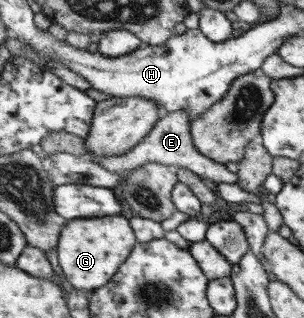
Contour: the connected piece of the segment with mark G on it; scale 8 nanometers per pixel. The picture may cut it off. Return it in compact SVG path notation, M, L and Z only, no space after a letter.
M120 214L74 219L68 223L68 227L64 226L60 237L60 265L64 275L76 289L93 292L105 288L111 282L120 265L128 259L139 242L130 223L129 214Z

